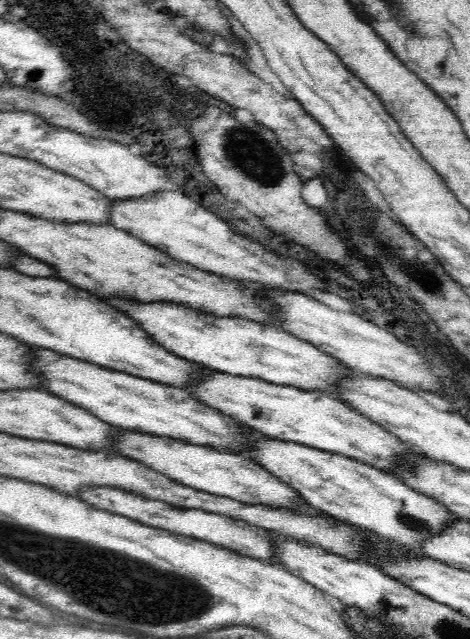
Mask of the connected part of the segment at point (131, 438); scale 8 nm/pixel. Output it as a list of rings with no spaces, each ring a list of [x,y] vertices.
[[[118,428],[115,430],[119,438],[119,455],[136,460],[164,474],[172,481],[190,486],[194,490],[232,498],[244,504],[260,504],[282,509],[298,508],[306,504],[296,490],[281,482],[255,460],[250,460],[244,455],[220,452],[202,446],[190,446],[186,442],[132,433],[132,431],[126,432]]]

